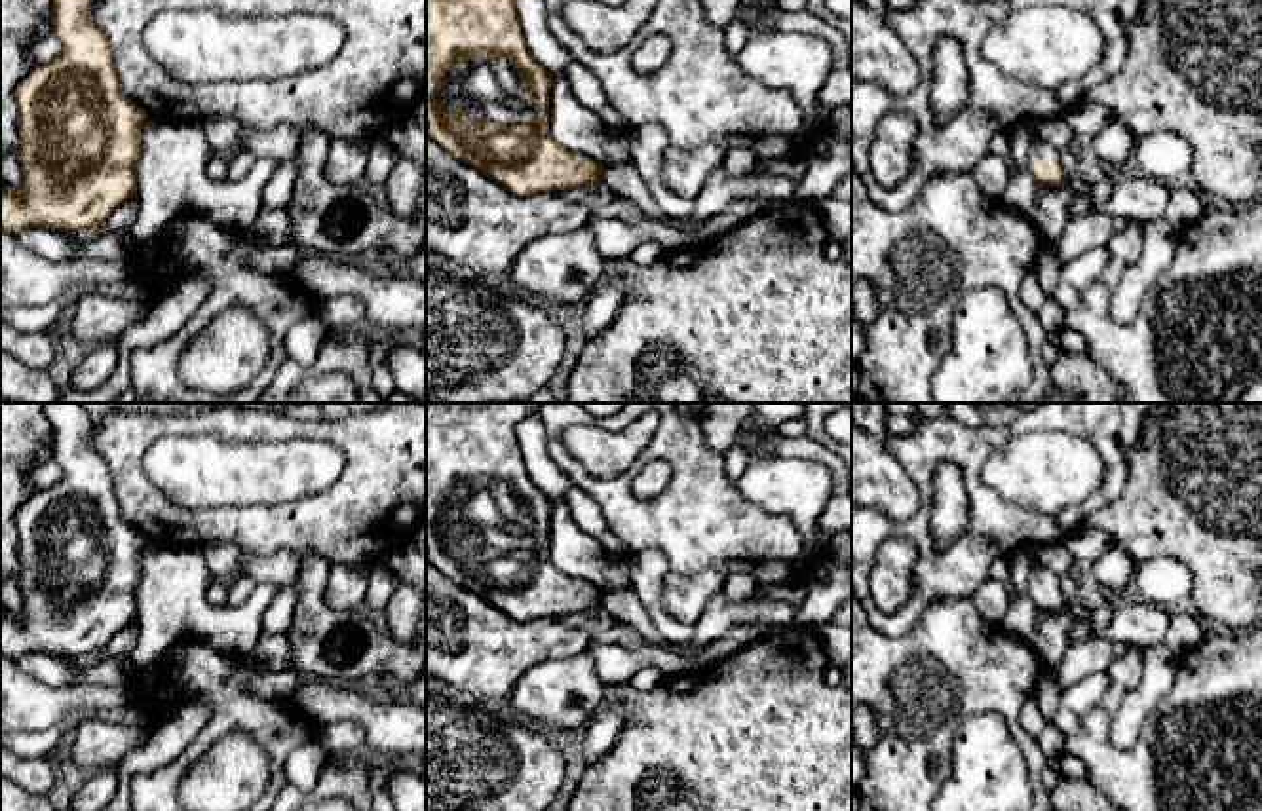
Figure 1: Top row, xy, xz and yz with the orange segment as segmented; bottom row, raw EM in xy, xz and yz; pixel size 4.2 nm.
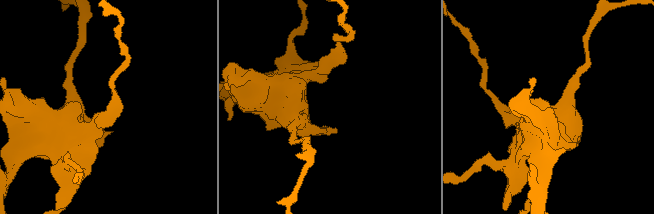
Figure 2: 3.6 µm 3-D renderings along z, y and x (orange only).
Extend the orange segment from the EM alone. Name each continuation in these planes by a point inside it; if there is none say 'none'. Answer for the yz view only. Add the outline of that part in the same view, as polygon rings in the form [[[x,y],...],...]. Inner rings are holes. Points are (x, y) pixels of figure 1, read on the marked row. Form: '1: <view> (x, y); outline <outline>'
1: yz (1040, 150); outline [[[1040,139],[1032,144],[1030,154],[1028,154],[1030,163],[1036,160],[1057,160],[1057,158],[1061,158],[1061,152]]]

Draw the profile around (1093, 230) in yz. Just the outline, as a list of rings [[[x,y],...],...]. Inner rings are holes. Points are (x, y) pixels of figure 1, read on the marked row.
[[[1087,213],[1078,218],[1070,218],[1061,239],[1055,245],[1043,243],[1062,266],[1072,258],[1099,247],[1106,247],[1114,232],[1114,218],[1106,213]]]

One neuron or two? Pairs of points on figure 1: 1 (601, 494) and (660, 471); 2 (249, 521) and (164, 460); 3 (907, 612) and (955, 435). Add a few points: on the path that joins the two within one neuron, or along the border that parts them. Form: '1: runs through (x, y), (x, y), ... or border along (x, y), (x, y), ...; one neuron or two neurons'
1: border along (671, 466), (650, 460), (633, 479), (631, 494); two neurons
2: border along (183, 506), (274, 506); two neurons
3: runs through (926, 568), (926, 546), (922, 540), (924, 479); one neuron

